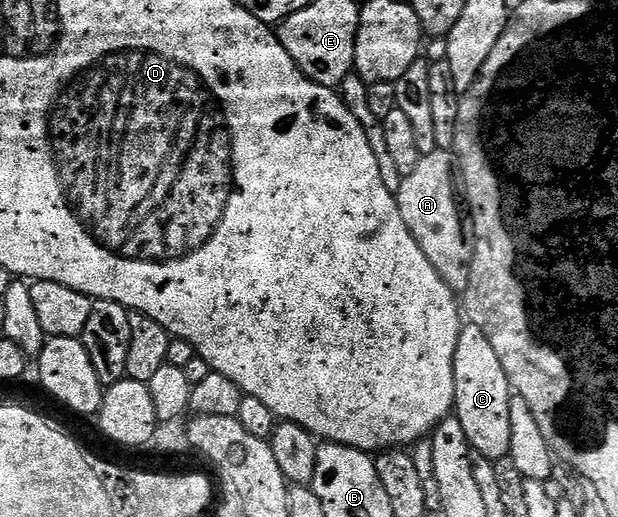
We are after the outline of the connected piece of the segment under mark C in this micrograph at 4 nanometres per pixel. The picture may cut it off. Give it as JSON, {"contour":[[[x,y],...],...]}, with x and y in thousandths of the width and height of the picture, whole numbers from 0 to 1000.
{"contour":[[[759,625],[746,632],[741,669],[735,677],[735,739],[738,741],[735,803],[748,816],[748,832],[754,839],[762,870],[777,872],[786,888],[798,894],[817,888],[825,870],[825,778],[832,752],[819,731],[819,716],[812,716],[812,700],[806,700],[806,685],[799,685],[799,669],[793,669],[786,646],[770,627]]]}

